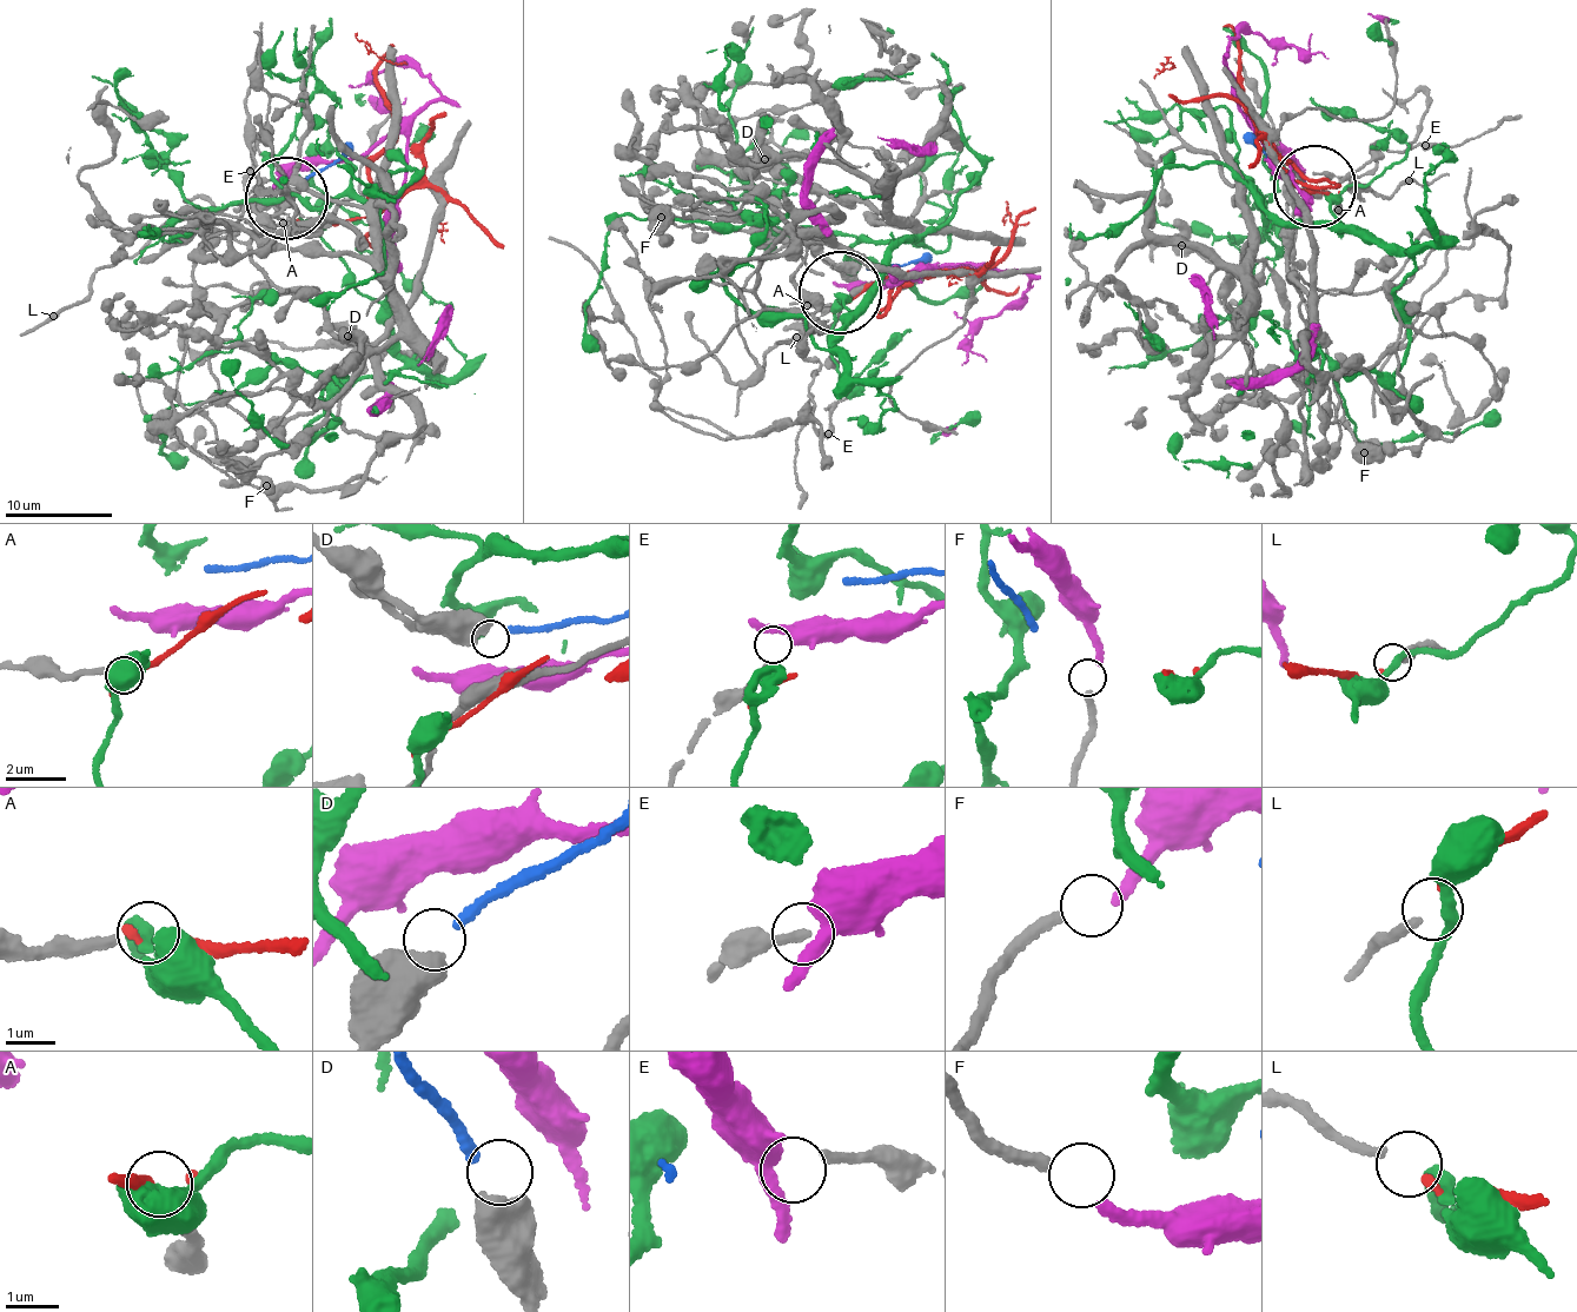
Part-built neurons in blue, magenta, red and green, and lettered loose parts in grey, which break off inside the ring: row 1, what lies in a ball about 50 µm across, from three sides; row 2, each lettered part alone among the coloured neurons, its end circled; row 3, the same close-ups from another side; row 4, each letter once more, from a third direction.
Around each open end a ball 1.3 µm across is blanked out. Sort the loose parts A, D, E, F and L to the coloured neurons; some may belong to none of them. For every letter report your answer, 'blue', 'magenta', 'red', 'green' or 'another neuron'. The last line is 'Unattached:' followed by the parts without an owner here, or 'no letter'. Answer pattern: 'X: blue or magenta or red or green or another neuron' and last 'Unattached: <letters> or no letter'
A: another neuron
D: blue
E: another neuron
F: magenta
L: red
Unattached: A, E

